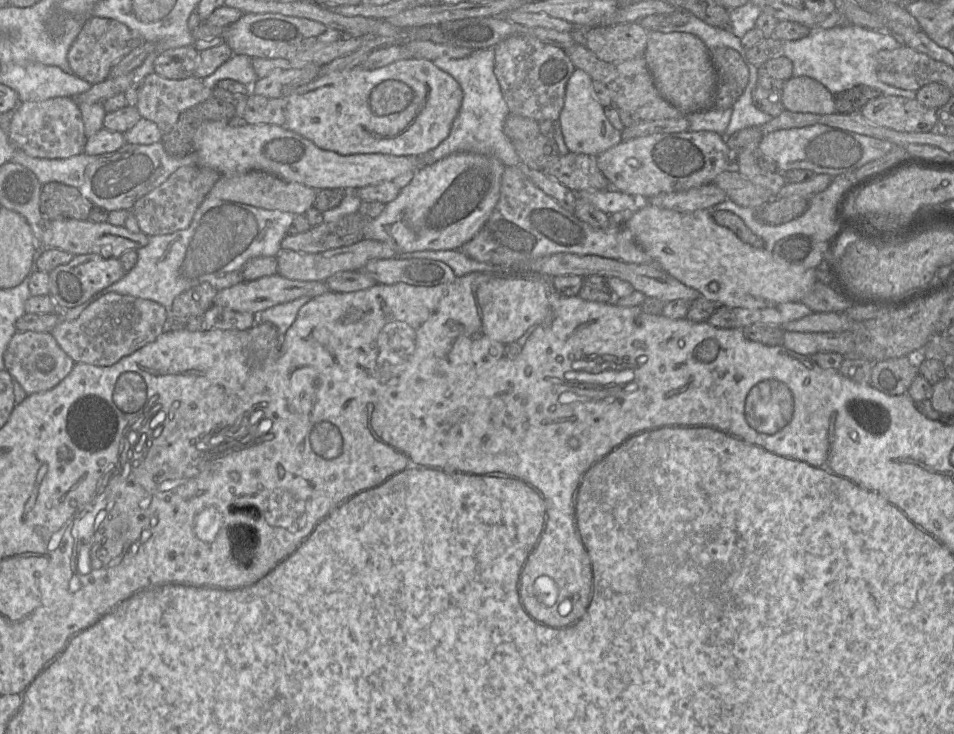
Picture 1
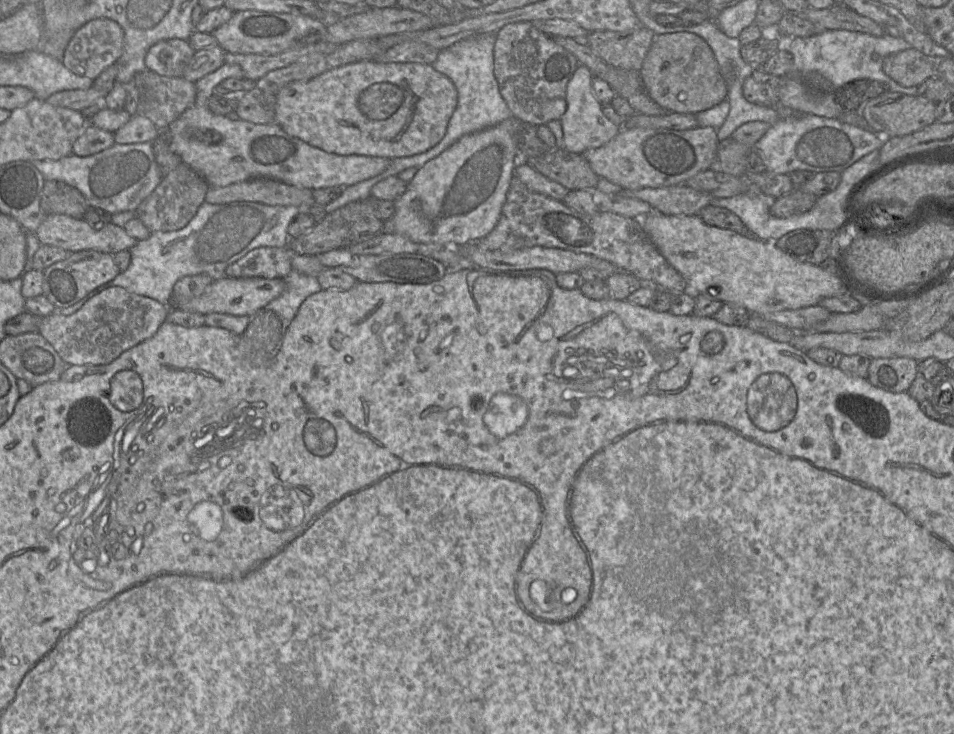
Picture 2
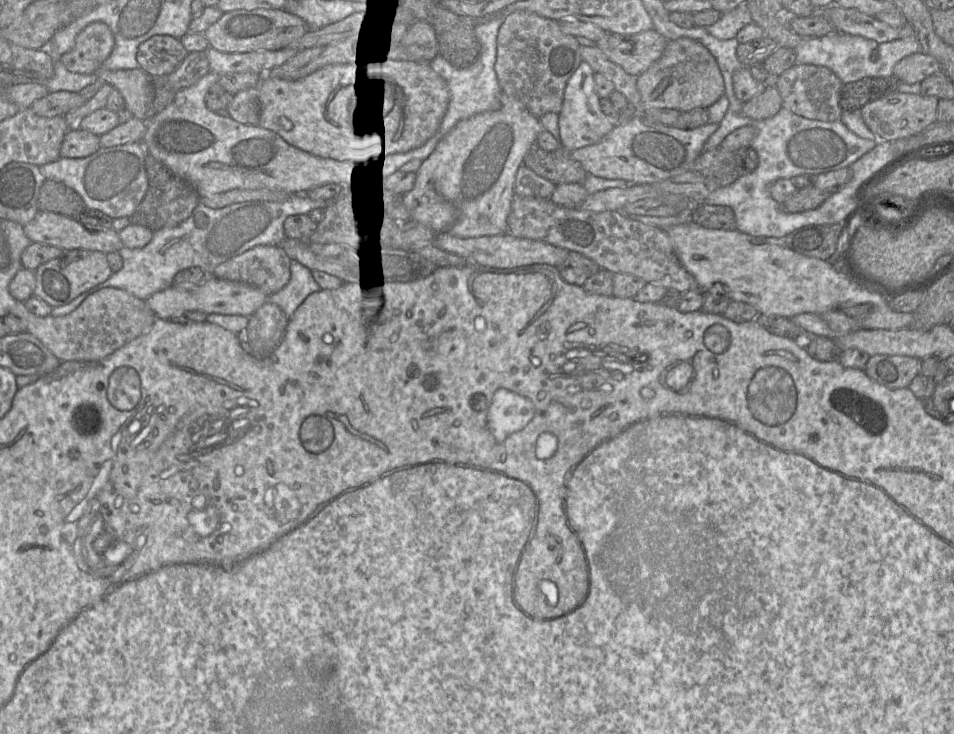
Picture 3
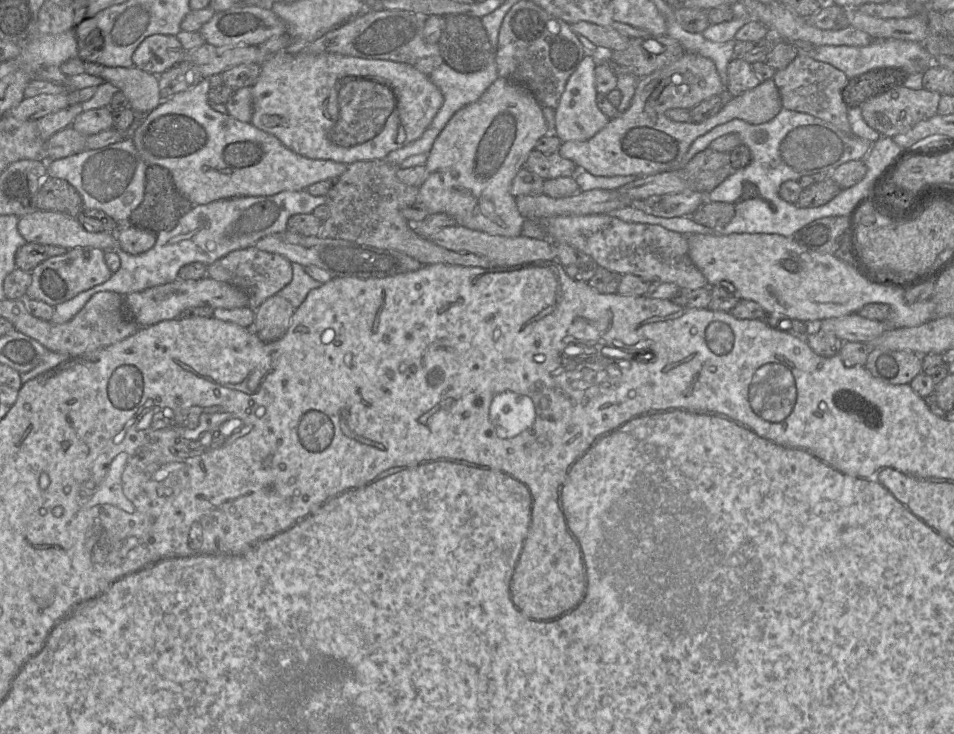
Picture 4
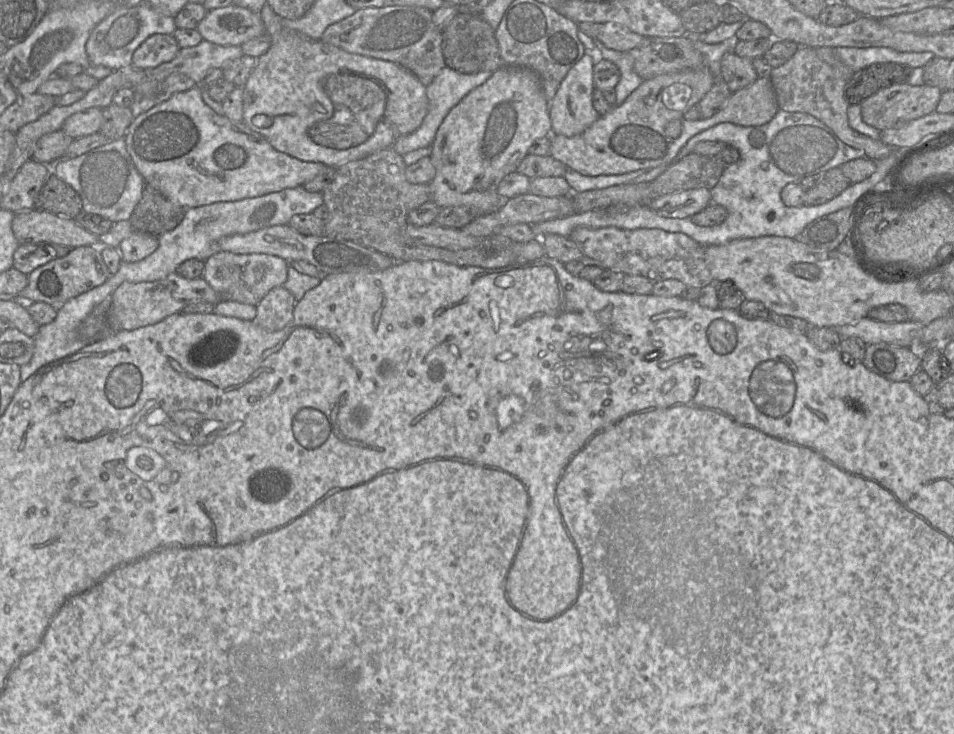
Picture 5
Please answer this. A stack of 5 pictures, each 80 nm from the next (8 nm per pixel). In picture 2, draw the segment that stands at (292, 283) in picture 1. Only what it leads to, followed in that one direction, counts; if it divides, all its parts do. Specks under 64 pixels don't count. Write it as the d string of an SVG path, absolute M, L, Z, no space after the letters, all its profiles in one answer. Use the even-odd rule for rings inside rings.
M225 277L219 280L214 280L201 296L193 298L185 303L173 304L171 308L187 312L198 312L204 315L210 313L223 313L235 316L248 316L251 318L269 302L278 298L285 291L285 288L285 280L280 278Z

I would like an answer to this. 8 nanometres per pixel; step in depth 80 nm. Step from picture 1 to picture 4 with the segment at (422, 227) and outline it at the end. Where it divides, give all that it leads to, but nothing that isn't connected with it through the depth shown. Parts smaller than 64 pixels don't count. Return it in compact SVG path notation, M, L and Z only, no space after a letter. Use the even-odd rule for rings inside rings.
M498 77L475 102L458 110L448 121L444 129L433 143L433 146L428 153L428 158L425 163L427 178L419 188L417 202L423 203L429 214L445 213L452 216L457 225L463 226L472 230L485 232L491 235L499 235L506 237L518 237L522 234L525 218L521 216L516 206L516 199L511 194L512 182L518 171L523 167L530 152L535 148L537 141L549 134L549 126L543 115L543 107L535 98L535 96L524 86L511 82L502 77Z

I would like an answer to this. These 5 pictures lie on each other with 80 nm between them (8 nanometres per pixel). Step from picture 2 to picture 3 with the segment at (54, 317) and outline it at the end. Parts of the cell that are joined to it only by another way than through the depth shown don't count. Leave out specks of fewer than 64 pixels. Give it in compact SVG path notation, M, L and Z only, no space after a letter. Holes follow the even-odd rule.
M113 287L91 294L76 310L65 316L37 316L22 301L16 301L10 314L21 319L26 332L39 339L61 362L104 359L148 332L157 318L145 300Z

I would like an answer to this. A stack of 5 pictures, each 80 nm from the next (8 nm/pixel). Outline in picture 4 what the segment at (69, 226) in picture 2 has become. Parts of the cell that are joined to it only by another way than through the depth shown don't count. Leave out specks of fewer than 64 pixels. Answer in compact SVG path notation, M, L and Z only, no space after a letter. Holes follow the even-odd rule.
M35 210L19 217L18 230L27 243L48 244L61 246L68 250L74 248L98 248L103 251L115 250L117 247L117 233L86 231L77 218L73 218L56 211Z

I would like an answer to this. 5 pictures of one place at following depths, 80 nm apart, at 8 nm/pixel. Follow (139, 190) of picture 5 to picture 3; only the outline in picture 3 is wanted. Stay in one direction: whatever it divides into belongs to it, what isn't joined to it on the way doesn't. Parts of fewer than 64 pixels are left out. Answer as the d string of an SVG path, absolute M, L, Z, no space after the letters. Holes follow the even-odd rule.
M140 142L100 148L85 158L62 158L40 166L46 179L62 182L77 192L86 208L97 209L113 219L116 232L129 226L131 215L143 200L148 189L145 170L146 151Z

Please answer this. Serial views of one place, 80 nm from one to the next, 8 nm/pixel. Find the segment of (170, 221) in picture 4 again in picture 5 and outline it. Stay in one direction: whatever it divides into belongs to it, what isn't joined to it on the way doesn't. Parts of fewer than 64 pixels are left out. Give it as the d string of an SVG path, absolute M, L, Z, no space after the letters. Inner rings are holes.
M145 185L142 198L129 222L134 232L160 236L178 226L185 213L186 208L174 204L159 191Z

